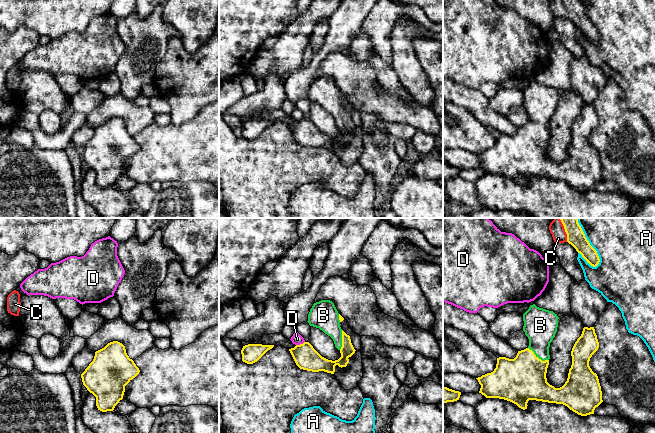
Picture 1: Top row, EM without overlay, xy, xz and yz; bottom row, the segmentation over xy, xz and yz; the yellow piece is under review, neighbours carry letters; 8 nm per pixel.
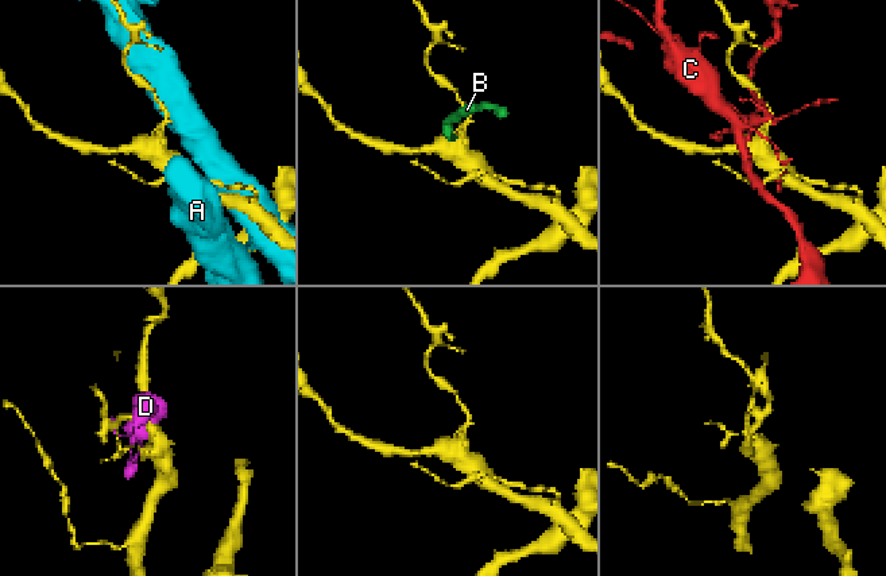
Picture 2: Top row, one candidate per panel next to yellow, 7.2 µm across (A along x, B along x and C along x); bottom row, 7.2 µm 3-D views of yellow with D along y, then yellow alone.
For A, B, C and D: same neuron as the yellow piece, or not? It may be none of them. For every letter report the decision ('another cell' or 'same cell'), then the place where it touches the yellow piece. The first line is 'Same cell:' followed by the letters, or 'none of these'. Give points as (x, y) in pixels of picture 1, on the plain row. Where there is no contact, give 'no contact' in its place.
Same cell: B
A: another cell; meets yellow in yz at (591, 22)
B: same cell; meets yellow in yz at (537, 133)
C: another cell; meets yellow in yz at (566, 9)
D: another cell; meets yellow in xz at (300, 120)

